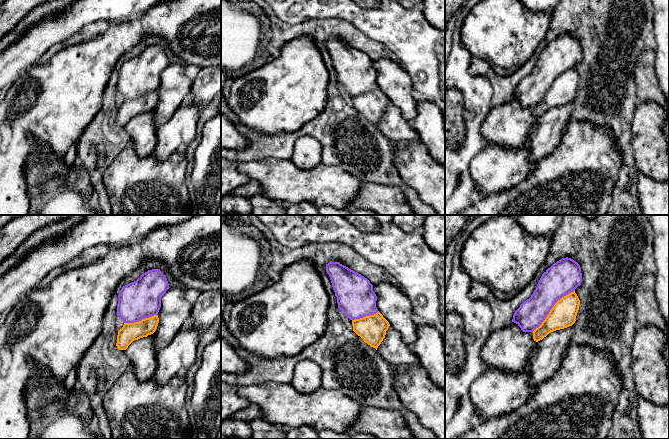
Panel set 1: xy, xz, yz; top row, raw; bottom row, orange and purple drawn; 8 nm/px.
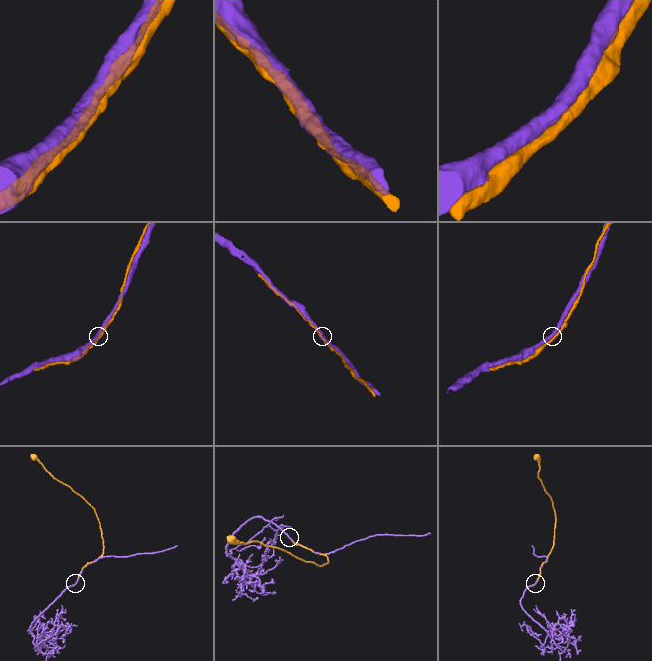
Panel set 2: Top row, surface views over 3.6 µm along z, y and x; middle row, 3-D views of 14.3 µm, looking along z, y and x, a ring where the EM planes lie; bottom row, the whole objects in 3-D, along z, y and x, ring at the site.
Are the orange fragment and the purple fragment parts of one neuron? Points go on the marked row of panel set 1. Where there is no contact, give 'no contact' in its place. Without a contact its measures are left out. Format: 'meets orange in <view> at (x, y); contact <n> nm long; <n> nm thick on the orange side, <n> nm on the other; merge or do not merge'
meets orange in yz at (552, 308); contact 480 nm long; 200 nm thick on the orange side, 260 nm on the other; merge

